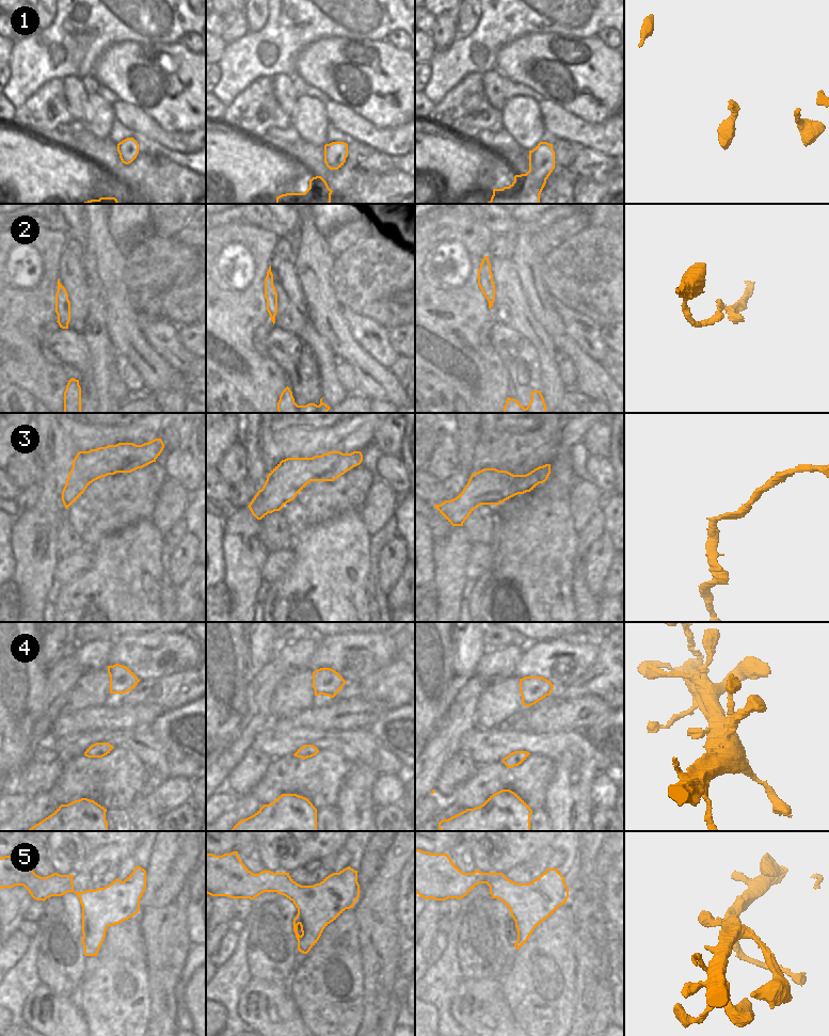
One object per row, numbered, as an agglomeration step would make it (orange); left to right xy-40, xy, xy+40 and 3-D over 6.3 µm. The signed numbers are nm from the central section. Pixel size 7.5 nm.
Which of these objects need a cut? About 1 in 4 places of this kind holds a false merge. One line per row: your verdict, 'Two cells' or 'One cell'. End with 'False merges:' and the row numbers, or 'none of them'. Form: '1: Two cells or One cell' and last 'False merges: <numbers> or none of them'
1: One cell
2: One cell
3: One cell
4: One cell
5: One cell
False merges: none of them.

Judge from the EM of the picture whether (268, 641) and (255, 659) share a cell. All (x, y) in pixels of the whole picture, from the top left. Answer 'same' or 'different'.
same

